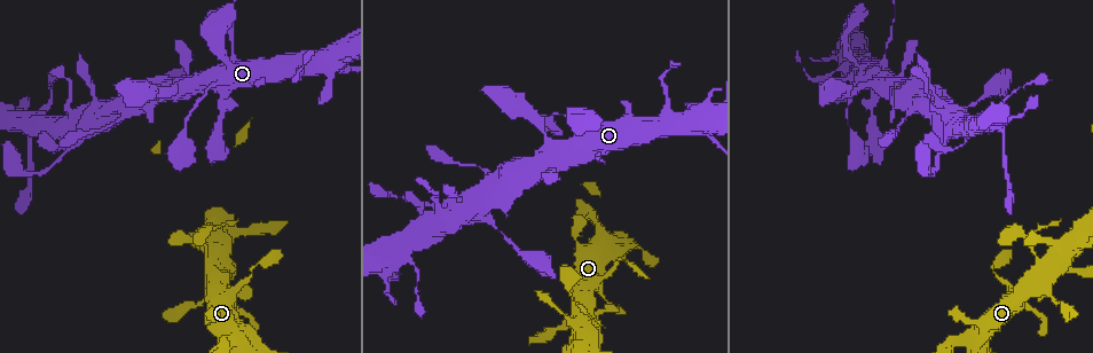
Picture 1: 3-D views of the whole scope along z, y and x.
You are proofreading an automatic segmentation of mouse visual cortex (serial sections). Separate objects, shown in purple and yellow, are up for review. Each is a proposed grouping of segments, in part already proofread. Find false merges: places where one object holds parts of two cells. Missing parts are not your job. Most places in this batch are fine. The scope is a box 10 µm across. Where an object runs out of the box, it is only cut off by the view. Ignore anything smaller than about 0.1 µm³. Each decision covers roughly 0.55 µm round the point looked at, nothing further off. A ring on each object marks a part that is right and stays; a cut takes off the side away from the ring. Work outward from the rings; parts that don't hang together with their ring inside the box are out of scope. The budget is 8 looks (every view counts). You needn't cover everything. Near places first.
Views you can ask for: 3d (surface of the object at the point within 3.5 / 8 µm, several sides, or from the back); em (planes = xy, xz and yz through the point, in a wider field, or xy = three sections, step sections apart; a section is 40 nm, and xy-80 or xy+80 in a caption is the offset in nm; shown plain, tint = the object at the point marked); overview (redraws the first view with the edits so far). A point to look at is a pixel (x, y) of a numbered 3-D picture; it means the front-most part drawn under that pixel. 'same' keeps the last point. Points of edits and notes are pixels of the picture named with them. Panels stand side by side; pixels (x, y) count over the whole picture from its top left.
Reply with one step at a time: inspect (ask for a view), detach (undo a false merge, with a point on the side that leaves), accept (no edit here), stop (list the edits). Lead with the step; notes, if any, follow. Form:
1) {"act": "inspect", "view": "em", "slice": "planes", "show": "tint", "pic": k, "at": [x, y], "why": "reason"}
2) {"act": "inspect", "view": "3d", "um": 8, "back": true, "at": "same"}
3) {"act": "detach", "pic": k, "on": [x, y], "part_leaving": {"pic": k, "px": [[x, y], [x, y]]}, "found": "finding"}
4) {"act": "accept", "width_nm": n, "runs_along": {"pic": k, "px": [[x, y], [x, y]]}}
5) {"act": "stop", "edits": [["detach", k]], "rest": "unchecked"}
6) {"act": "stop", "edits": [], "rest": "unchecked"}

{"act": "inspect", "view": "3d", "um": 3.5, "pic": 1, "at": [705, 132], "why": "thick turns thin"}

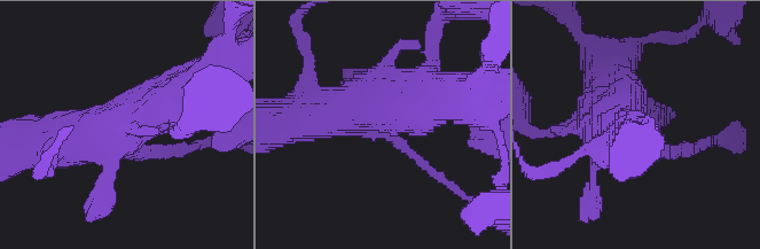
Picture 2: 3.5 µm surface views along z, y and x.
{"act": "inspect", "view": "em", "slice": "xy", "step": 3, "show": "tint", "at": "same"}

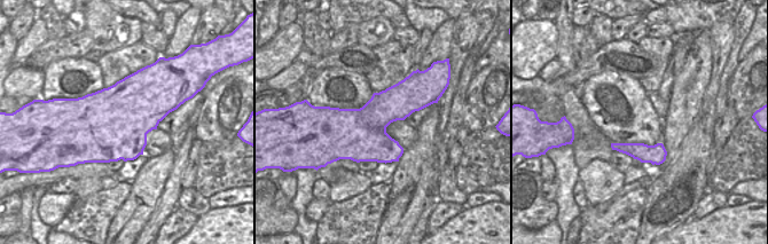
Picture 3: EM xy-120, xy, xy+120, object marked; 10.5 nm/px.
{"act": "accept", "found": "continuous, no second cell"}

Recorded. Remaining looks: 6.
{"act": "inspect", "view": "em", "slice": "xy", "step": 2, "show": "tint", "pic": 1, "at": [945, 137], "why": "sudden change in width"}

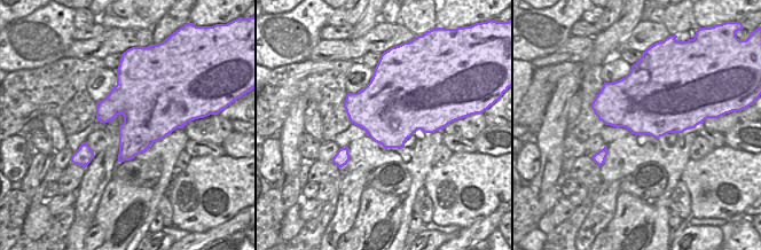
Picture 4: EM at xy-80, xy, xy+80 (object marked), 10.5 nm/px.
{"act": "inspect", "view": "3d", "um": 3.5, "at": "same", "why": "see where the arms go"}

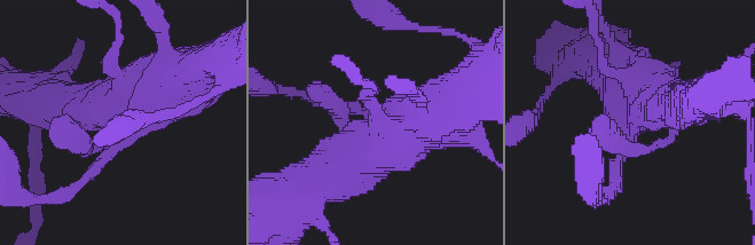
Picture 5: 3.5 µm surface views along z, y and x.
{"act": "accept", "runs_along": {"pic": 5, "px": [[453, 108], [327, 179]]}, "found": "all the same cell"}

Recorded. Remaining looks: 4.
{"act": "inspect", "view": "3d", "um": 3.5, "pic": 1, "at": [206, 247], "why": "thin neck"}

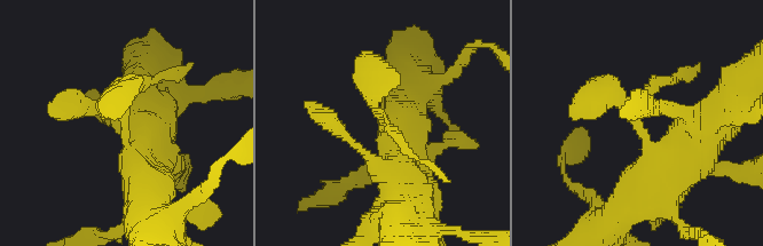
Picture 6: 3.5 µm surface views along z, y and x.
{"act": "inspect", "view": "em", "slice": "xy", "step": 2, "show": "tint", "pic": 6, "at": [641, 127], "why": "need the tissue"}

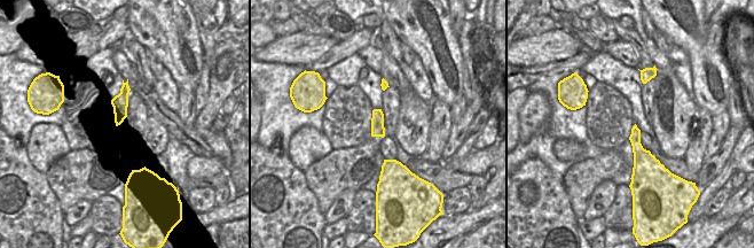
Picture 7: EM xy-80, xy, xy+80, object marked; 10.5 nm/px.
{"act": "accept", "runs_along": {"pic": 6, "px": [[144, 187], [112, 105]]}, "found": "continuous, no second cell"}

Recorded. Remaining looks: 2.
{"act": "stop", "edits": [], "rest": "unchecked"}

